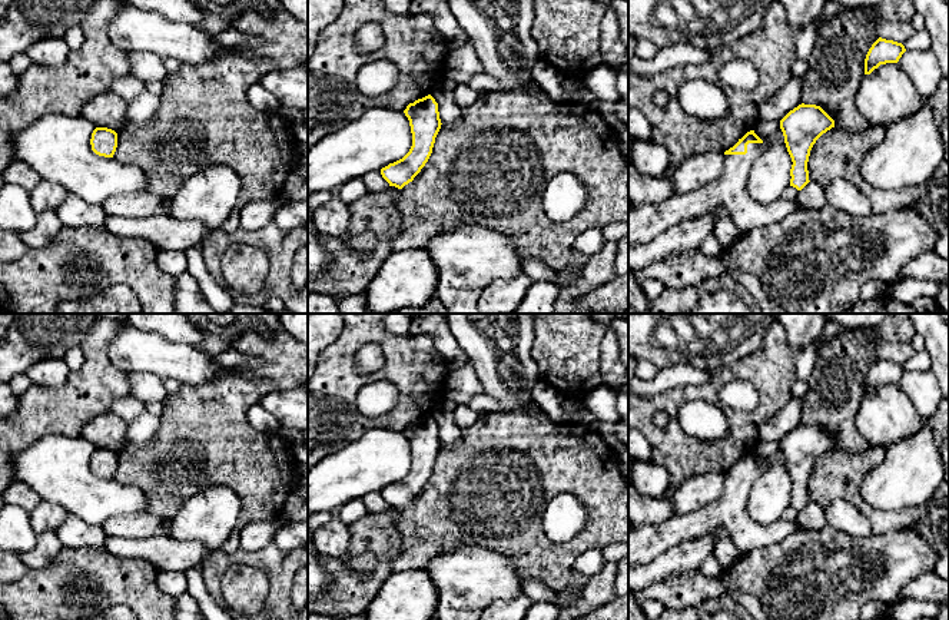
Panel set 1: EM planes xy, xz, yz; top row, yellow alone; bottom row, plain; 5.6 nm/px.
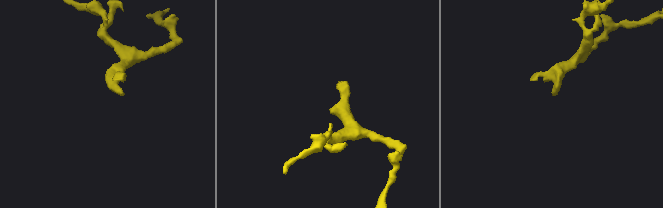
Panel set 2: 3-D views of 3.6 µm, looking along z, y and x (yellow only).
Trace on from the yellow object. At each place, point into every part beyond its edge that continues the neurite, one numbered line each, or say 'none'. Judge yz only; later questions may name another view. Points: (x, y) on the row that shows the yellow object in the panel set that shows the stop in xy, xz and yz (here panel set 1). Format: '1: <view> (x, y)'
1: yz (646, 222)

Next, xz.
none

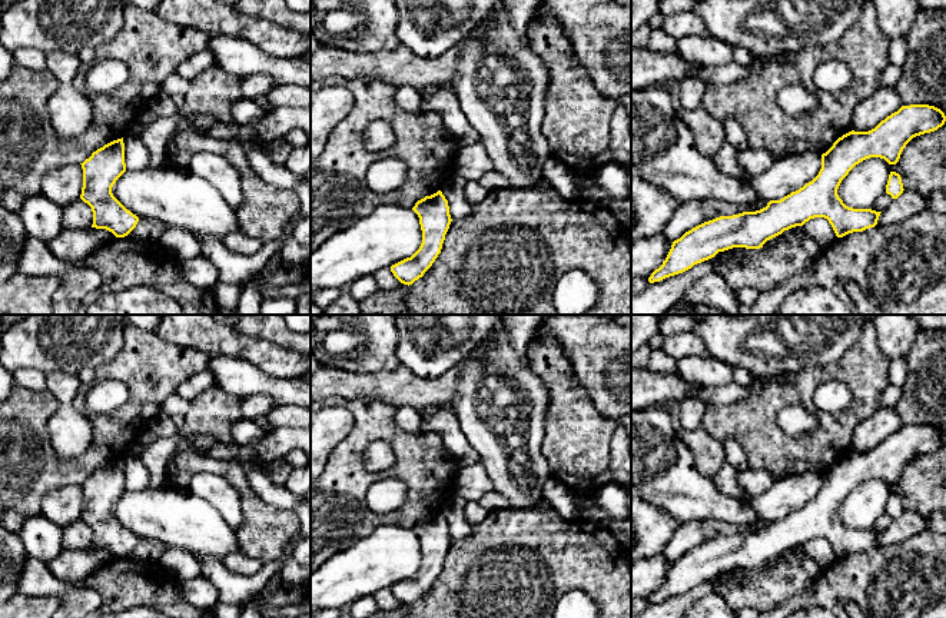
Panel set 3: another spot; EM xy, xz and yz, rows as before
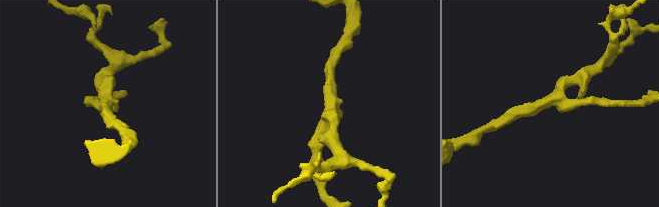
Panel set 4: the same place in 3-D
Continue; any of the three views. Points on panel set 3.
none

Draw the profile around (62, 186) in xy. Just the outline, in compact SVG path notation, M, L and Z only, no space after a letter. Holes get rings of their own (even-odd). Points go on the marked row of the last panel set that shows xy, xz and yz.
M66 165L53 169L42 179L42 195L60 206L80 199L82 187L82 165Z

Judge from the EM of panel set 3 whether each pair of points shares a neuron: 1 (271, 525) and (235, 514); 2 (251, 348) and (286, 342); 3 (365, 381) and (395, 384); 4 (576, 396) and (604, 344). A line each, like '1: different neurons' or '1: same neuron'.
1: different neurons
2: different neurons
3: same neuron
4: different neurons

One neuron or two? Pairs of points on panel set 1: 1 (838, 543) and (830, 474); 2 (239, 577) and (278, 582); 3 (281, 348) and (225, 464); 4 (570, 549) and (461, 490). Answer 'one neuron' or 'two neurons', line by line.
1: two neurons
2: two neurons
3: one neuron
4: one neuron

